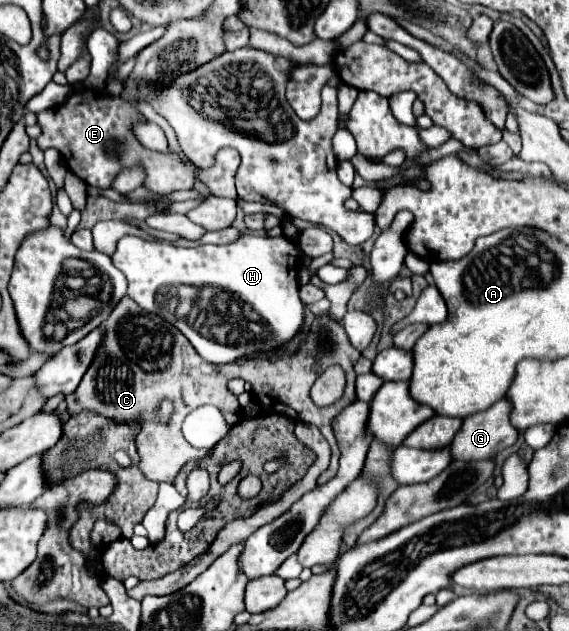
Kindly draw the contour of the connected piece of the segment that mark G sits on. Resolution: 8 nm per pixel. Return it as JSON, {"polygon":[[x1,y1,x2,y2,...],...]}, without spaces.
{"polygon":[[500,399,490,409,480,411,478,415,470,415,464,419,460,431,454,435,454,441,450,443,452,461,482,461,492,459,502,449,514,445,518,439,518,431,510,425,510,403,508,399]]}

